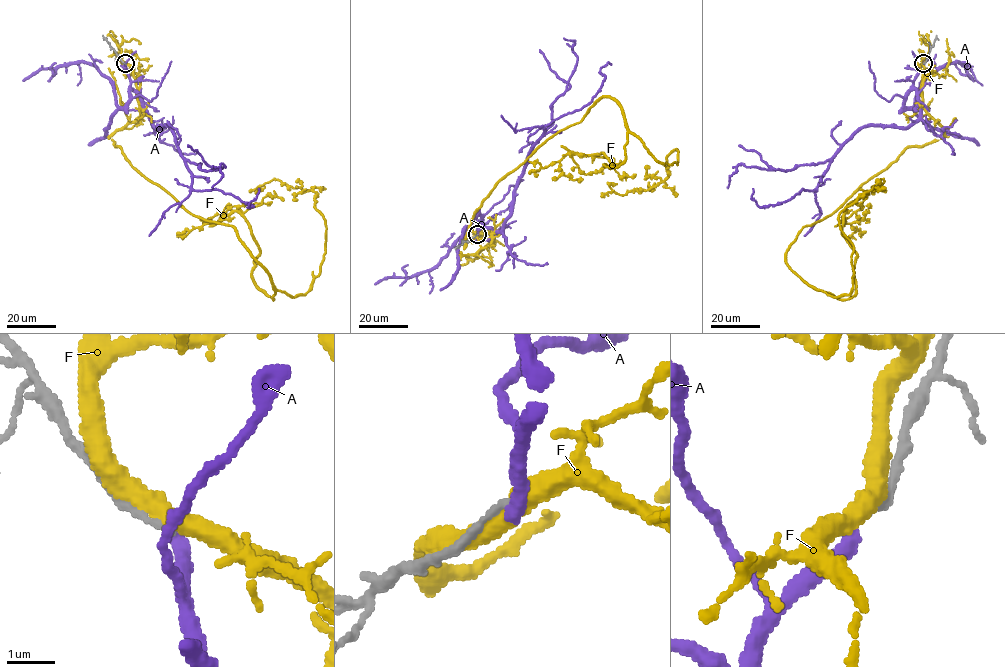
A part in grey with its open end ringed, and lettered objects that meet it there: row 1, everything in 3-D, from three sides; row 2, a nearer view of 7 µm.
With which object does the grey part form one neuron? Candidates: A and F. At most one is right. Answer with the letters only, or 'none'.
none

